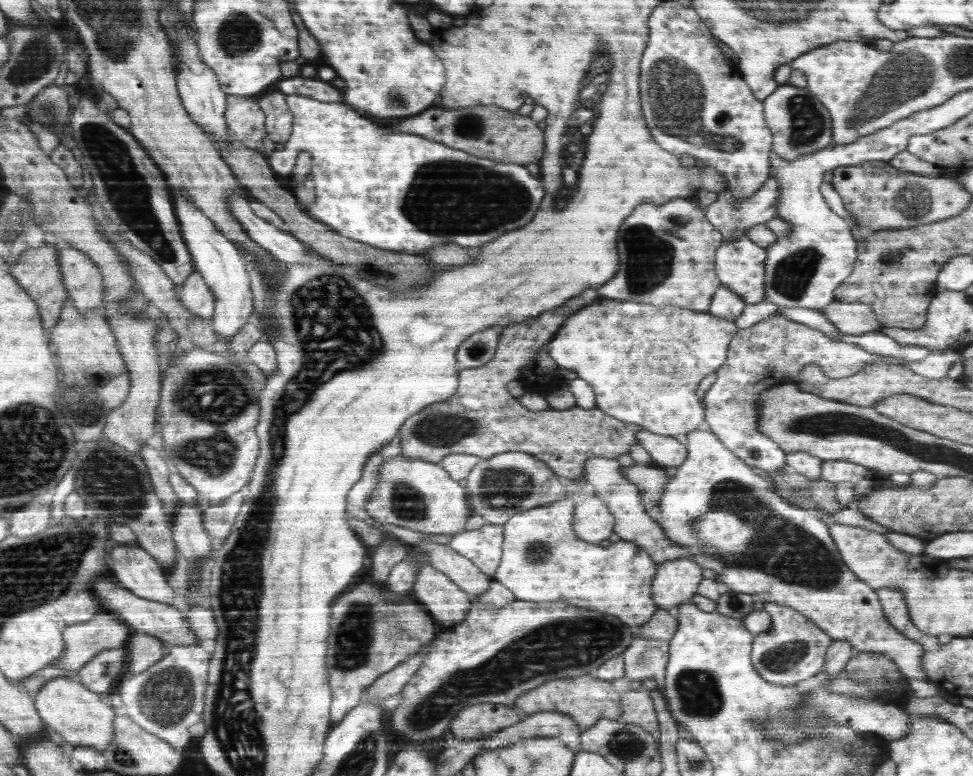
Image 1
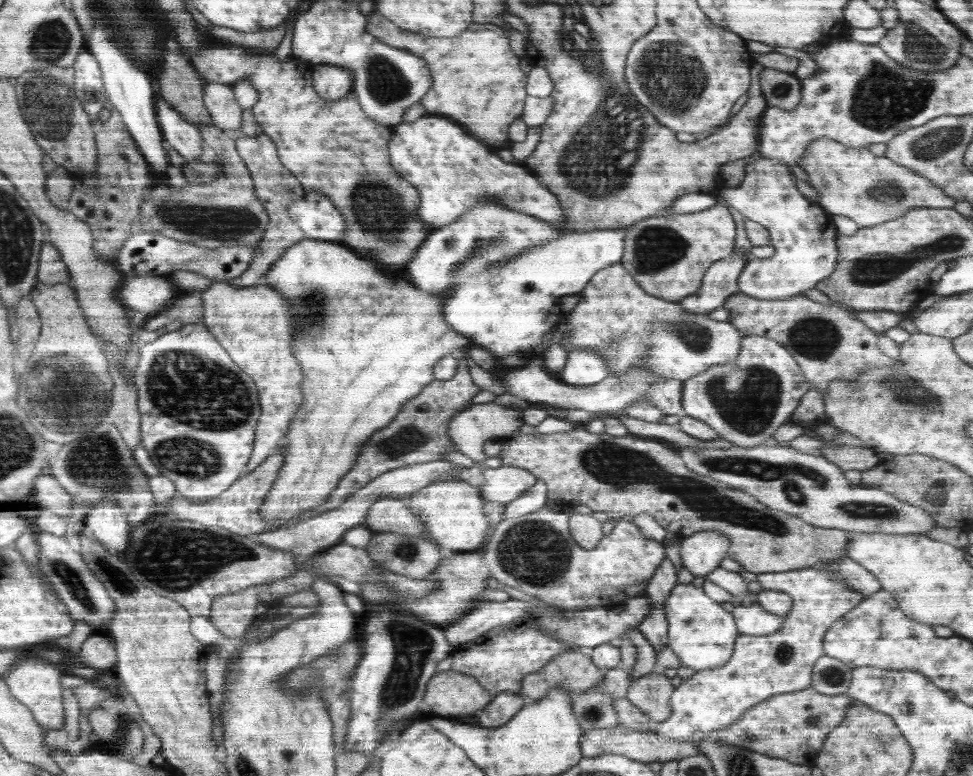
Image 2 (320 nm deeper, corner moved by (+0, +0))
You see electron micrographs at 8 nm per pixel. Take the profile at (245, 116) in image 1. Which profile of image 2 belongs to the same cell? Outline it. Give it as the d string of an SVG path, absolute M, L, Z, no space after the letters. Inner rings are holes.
M206 82L203 88L203 103L208 109L211 124L223 131L240 128L242 110L234 100L232 86Z

